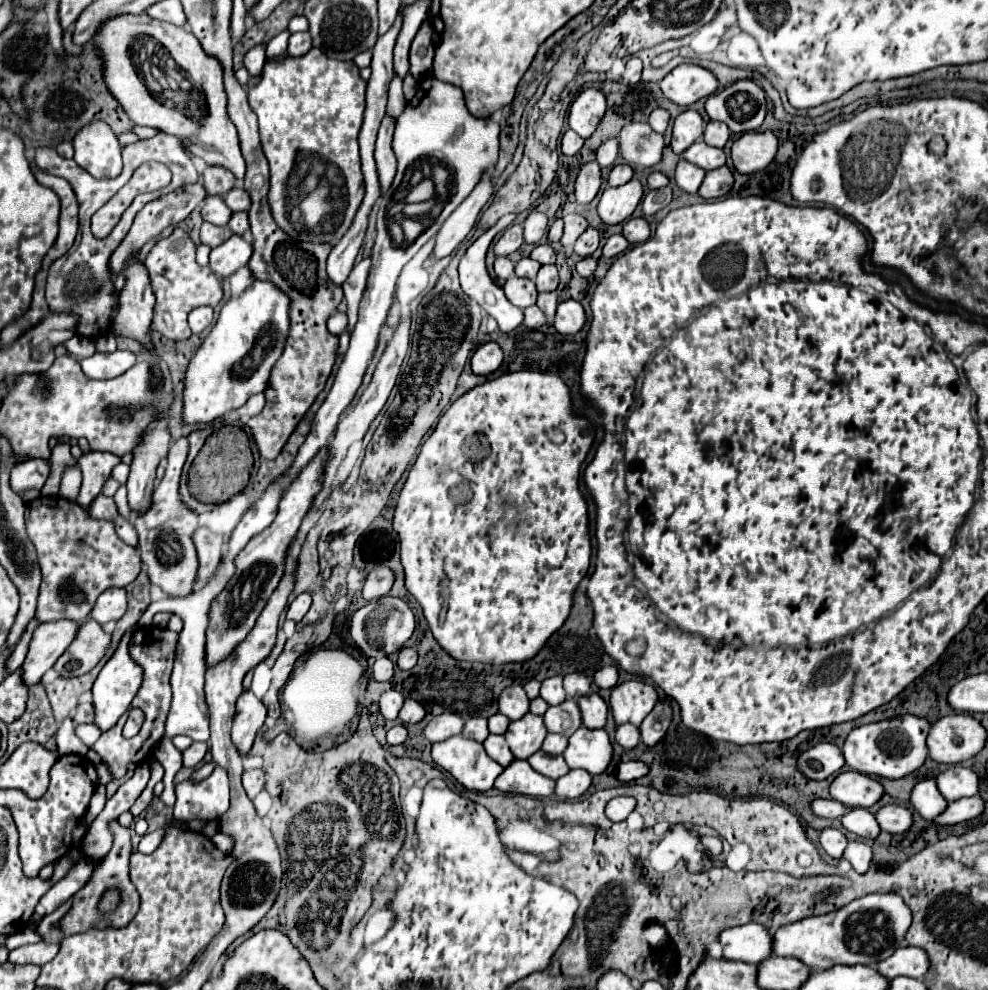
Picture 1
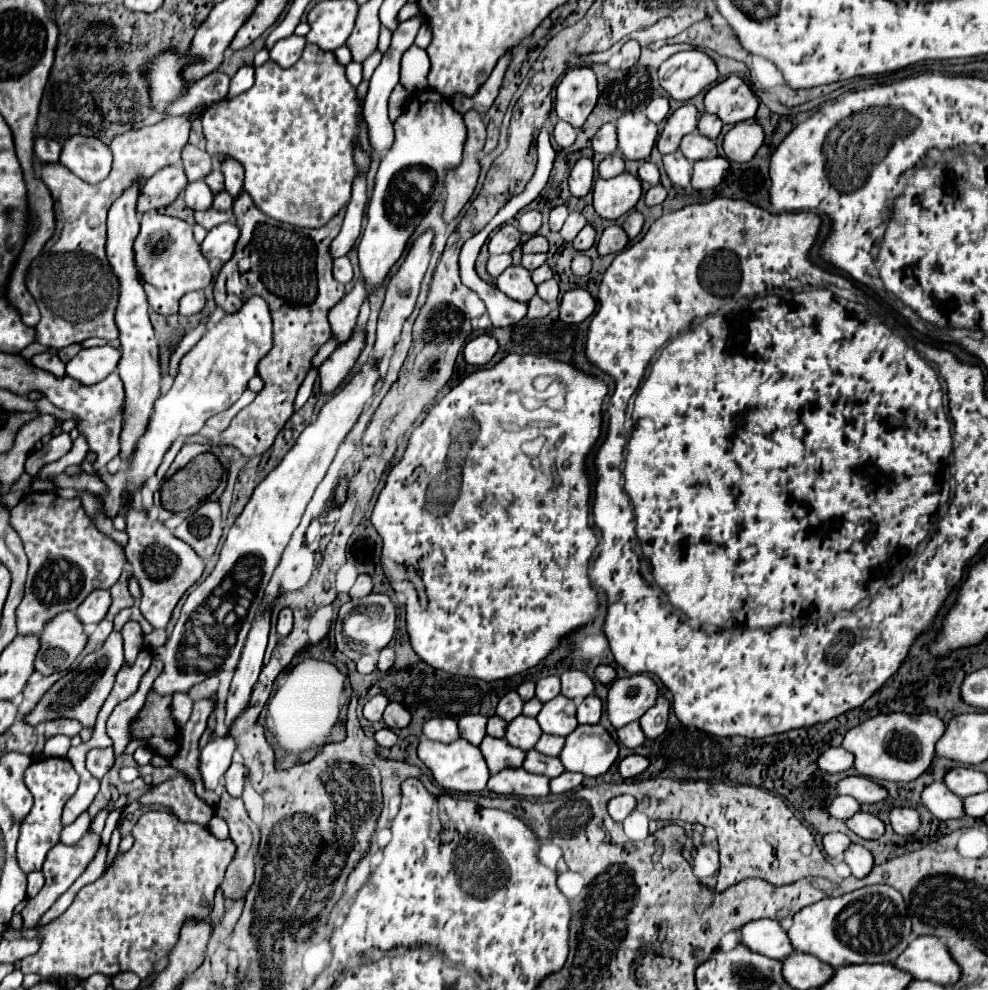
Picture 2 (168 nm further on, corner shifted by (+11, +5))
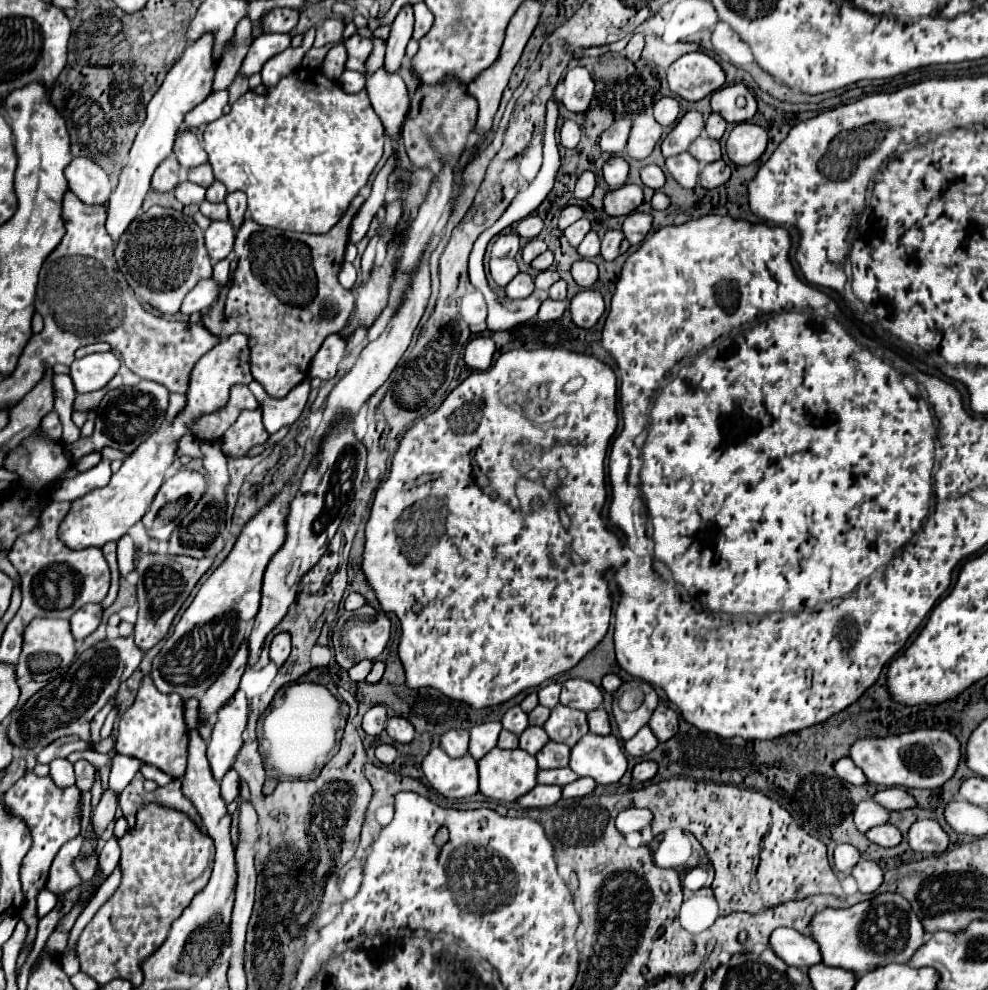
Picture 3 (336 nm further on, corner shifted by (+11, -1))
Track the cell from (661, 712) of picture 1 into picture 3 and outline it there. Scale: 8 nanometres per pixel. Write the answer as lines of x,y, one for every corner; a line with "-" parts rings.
659,705
655,709
655,713
651,715
651,719
649,719
649,727
651,727
653,735
659,741
667,741
667,739
671,739
677,733
679,717
677,717
677,713
673,709
669,709
665,705

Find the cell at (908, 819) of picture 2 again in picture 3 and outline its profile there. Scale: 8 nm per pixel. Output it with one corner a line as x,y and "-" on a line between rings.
933,819
915,821
907,833
907,841
913,851
919,853
941,853
947,849
949,837
941,825

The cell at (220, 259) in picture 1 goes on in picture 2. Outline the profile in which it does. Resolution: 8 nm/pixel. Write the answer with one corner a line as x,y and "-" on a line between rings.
223,223
223,225
217,225
215,229
211,229
207,233
205,241
201,243
201,251
209,261
217,257
225,263
231,257
231,253
235,251
237,239
239,239
237,225
235,223

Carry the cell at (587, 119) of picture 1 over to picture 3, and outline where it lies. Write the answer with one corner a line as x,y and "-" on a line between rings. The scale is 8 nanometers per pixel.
575,67
565,75
563,85
565,85
565,93
561,99
563,107
571,113
585,113
595,93
595,81
591,73
585,67

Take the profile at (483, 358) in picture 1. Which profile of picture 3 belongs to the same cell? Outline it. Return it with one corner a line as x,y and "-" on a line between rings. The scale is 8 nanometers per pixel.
477,337
473,341
469,341
469,345
465,347
465,363
475,369
475,371
483,371
491,365
493,361
493,353
495,353
495,343
489,337

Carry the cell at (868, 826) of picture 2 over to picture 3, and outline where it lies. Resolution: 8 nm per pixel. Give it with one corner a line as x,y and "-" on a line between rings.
891,823
879,825
879,827
871,827
871,831
865,833
865,837
881,847
895,847
901,841
901,833
897,827
893,827

